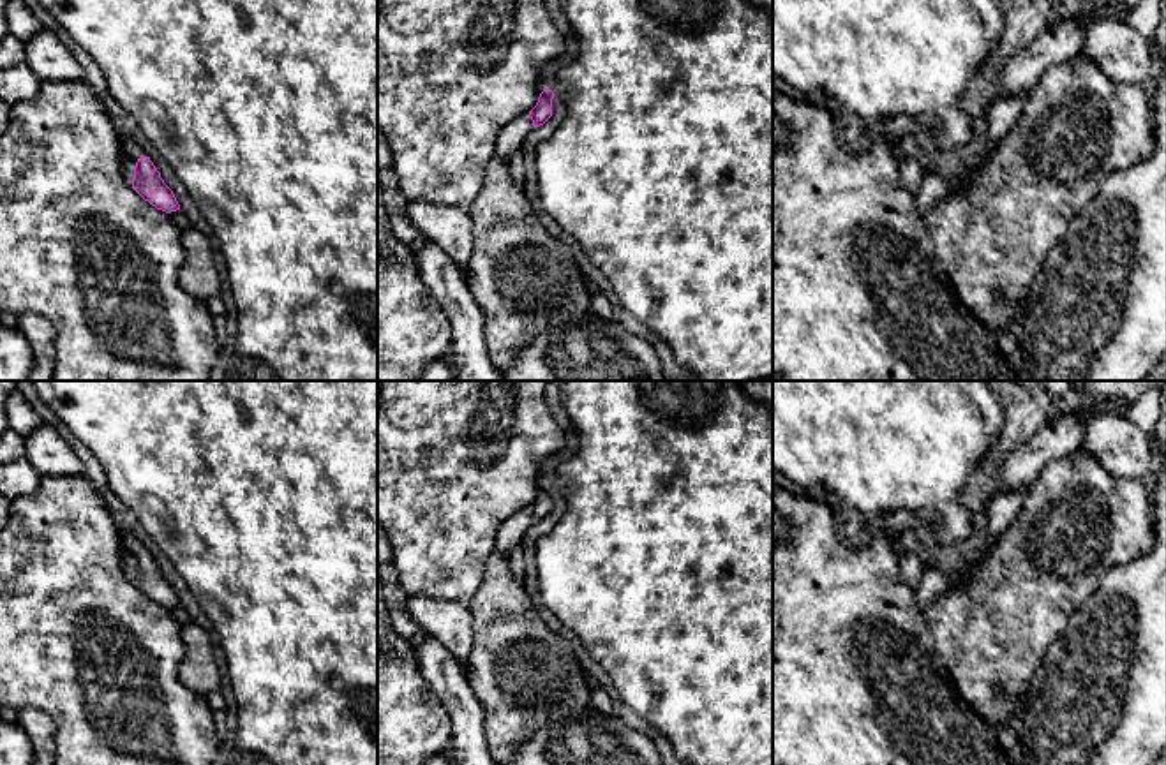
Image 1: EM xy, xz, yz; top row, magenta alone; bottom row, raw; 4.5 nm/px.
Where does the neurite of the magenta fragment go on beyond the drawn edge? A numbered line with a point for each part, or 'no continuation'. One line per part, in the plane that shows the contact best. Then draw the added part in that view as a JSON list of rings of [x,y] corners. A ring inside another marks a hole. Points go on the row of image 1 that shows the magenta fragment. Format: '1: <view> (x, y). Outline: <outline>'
1: xy (131, 148). Outline: [[[122,132],[122,148],[123,148],[123,167],[129,171],[134,171],[136,162],[146,157],[141,146],[127,132]]]

